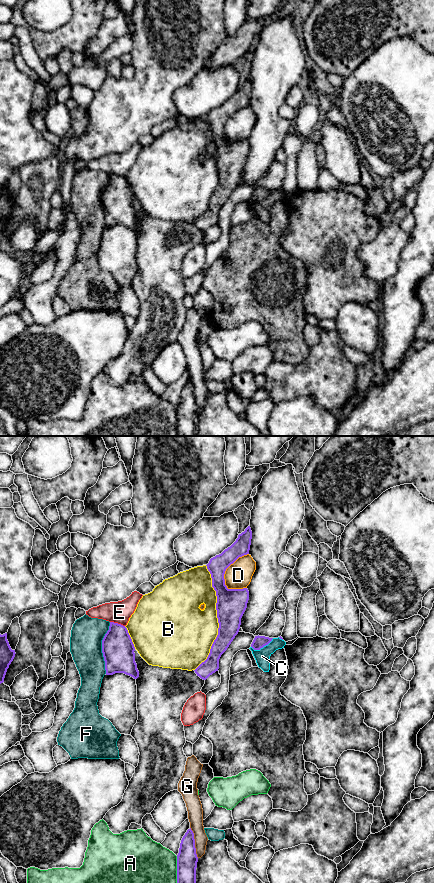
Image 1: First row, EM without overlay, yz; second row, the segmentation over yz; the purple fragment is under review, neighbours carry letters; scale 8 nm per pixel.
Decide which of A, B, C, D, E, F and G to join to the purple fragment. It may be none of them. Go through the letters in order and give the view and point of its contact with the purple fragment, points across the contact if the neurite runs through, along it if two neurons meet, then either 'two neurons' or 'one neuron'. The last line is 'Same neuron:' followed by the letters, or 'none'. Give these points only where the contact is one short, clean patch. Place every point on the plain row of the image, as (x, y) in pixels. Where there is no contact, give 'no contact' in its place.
A: meets purple in yz at (177, 422); two neurons
B: meets purple in yz at (217, 169); two neurons
C: meets purple in yz at (262, 199); border along yz (273, 190), (259, 201), (251, 199); two neurons
D: meets purple in yz at (227, 119); two neurons
E: meets purple in yz at (117, 175); two neurons
F: meets purple in yz at (102, 200); two neurons
G: meets purple in yz at (194, 394); two neurons
Same neuron: none

